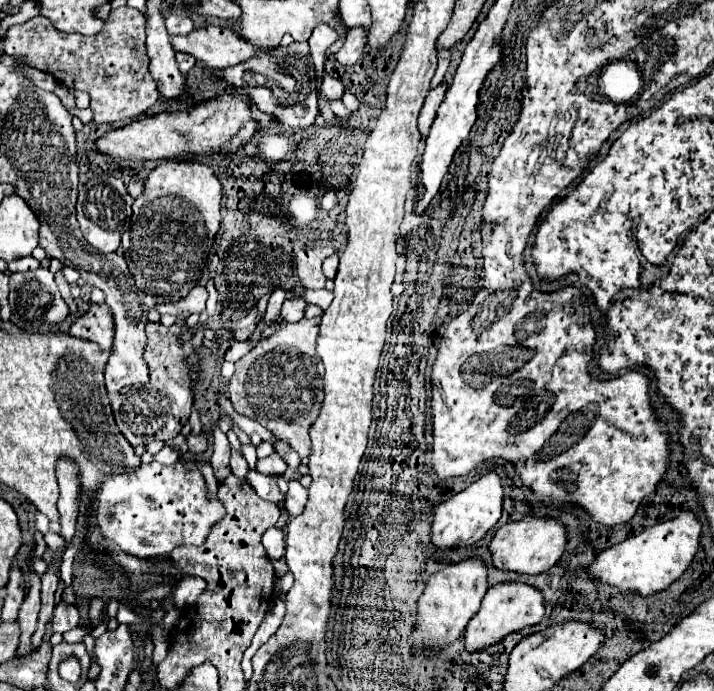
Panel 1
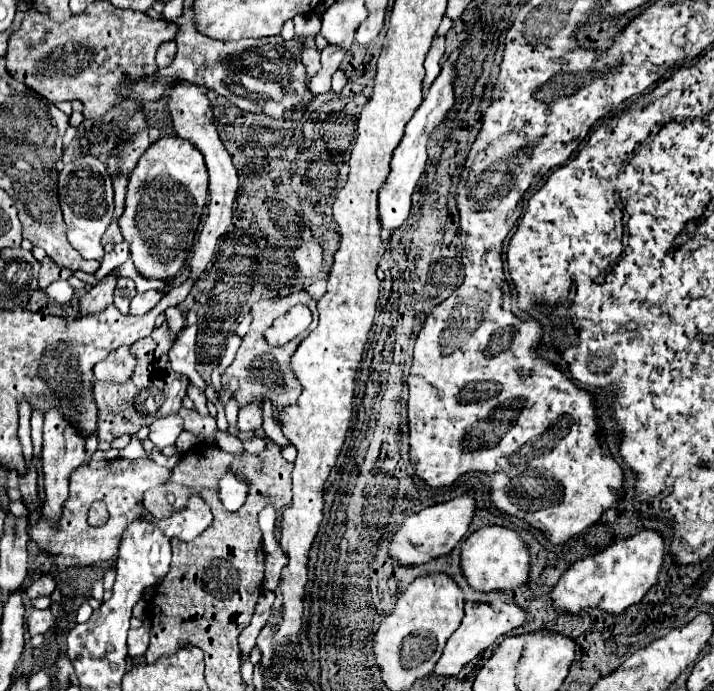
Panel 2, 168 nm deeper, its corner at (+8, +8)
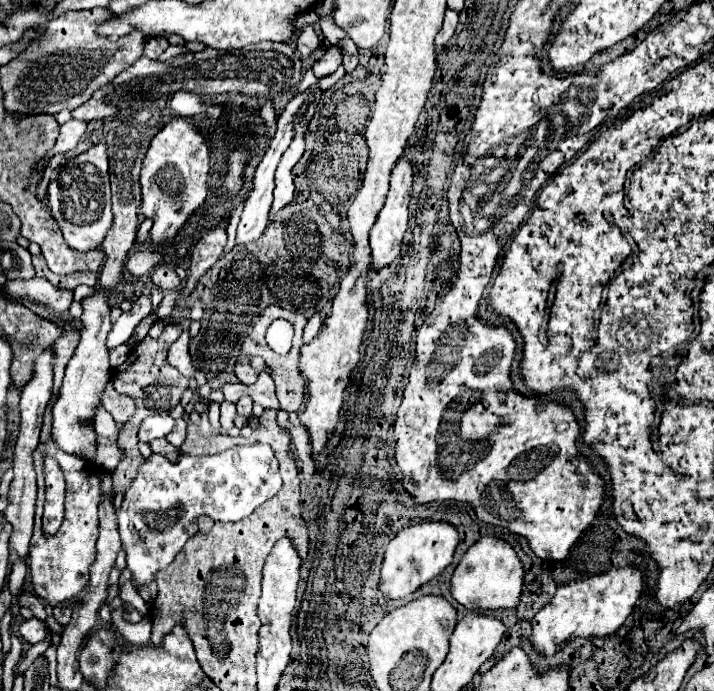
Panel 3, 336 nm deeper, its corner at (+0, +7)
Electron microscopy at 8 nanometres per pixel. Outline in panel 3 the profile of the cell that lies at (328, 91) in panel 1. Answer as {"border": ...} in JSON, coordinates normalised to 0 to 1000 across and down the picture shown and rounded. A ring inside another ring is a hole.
{"border":[[[429,35],[420,49],[415,52],[415,72],[423,78],[423,84],[431,84],[445,69],[445,49],[440,46],[437,35]]]}

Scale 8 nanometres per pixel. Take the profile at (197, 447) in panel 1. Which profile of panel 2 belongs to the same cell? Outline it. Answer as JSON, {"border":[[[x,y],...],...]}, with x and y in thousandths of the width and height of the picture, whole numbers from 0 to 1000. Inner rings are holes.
{"border":[[[235,601],[235,603],[227,603],[227,606],[218,606],[213,615],[210,615],[210,638],[221,647],[221,650],[230,650],[230,647],[238,647],[246,641],[249,630],[258,624],[255,618],[255,603],[249,601]]]}

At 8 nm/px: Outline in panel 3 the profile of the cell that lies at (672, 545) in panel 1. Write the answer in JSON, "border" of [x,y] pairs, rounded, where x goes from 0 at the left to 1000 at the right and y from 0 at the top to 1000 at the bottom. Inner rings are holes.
{"border":[[[891,819],[857,822],[843,834],[826,834],[810,842],[798,842],[796,848],[784,848],[776,865],[745,897],[742,926],[748,941],[756,949],[770,952],[773,935],[793,935],[804,923],[854,920],[874,903],[891,868],[896,865],[899,854],[902,854],[902,834]]]}

